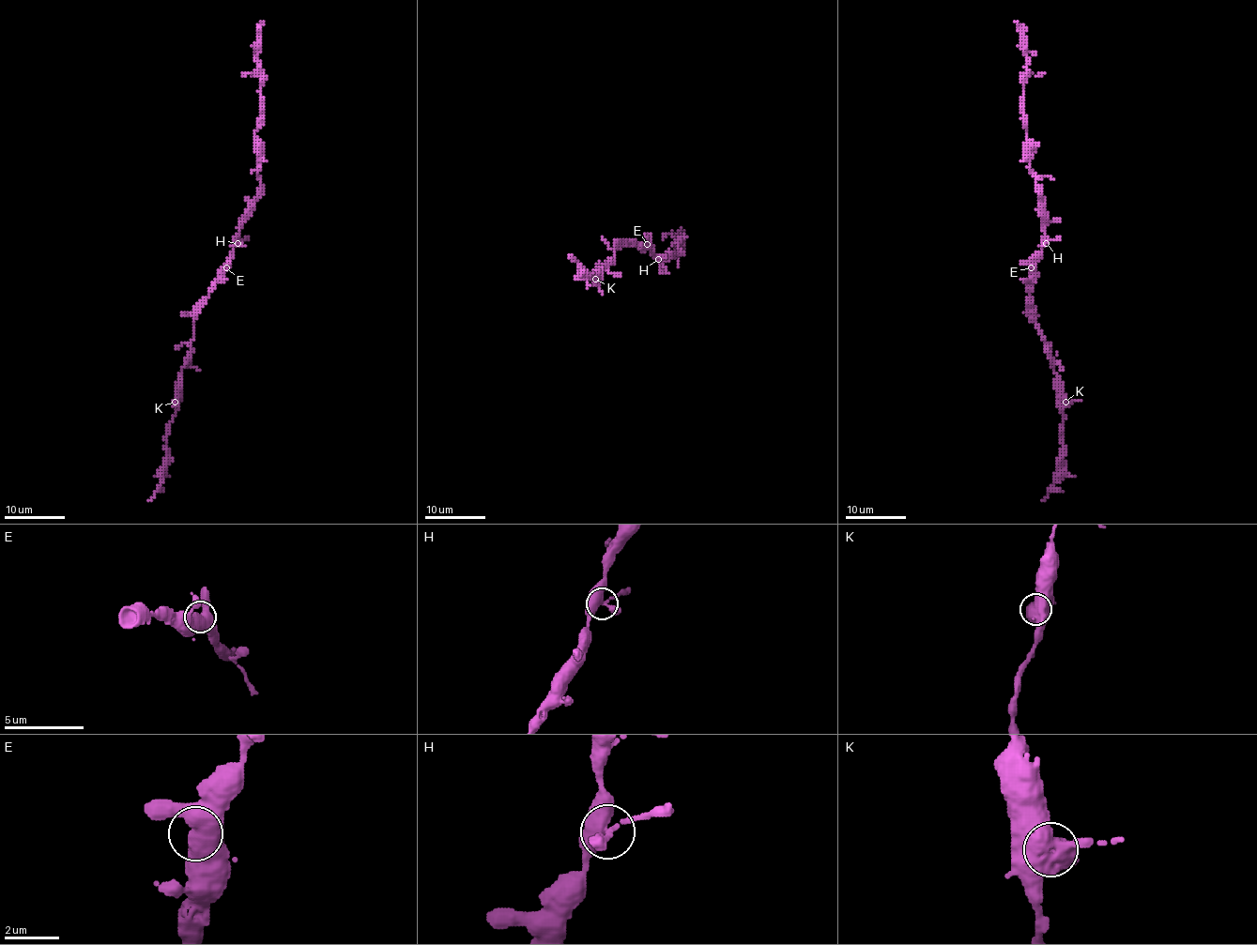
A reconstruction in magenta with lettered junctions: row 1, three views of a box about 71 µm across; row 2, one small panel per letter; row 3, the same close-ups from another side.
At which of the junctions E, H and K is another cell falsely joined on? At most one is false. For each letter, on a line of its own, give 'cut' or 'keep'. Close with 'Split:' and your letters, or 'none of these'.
E: keep
H: keep
K: cut
Split: K

